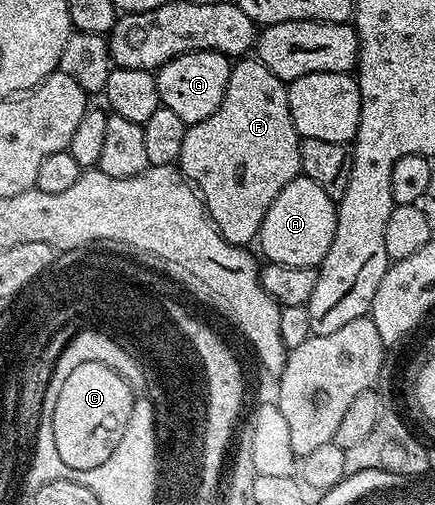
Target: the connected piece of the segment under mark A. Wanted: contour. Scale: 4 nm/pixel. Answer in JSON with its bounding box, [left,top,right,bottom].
[257,176,337,267]

